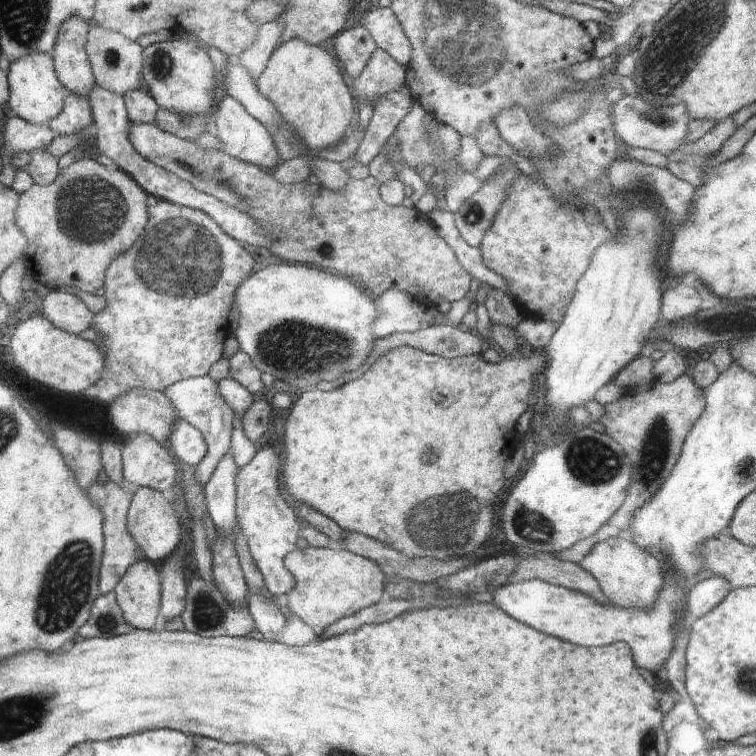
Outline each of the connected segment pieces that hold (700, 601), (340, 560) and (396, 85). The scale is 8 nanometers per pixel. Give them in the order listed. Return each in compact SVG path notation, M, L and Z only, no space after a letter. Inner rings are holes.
M709 575L708 578L698 582L690 594L688 594L688 610L692 619L704 616L710 612L722 600L728 596L730 590L736 589L726 578Z
M330 547L296 548L286 558L288 570L296 578L296 586L286 594L289 610L303 620L320 637L341 618L374 606L382 600L386 575L372 559Z
M377 49L368 60L362 73L351 80L356 98L360 103L378 105L389 93L398 91L406 84L407 69L394 61L384 50Z

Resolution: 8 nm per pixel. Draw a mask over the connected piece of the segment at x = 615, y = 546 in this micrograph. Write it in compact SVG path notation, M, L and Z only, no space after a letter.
M622 537L609 538L593 545L590 552L579 563L600 583L600 590L610 604L620 608L642 608L650 610L662 590L663 567L647 550Z

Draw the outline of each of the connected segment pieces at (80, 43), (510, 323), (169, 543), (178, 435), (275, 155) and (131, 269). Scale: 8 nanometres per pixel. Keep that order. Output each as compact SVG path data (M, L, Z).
M73 17L63 27L59 44L52 53L64 86L71 94L88 98L98 84L87 50L91 33L92 28L86 20L82 17Z
M491 289L488 293L485 303L488 316L494 325L503 325L515 330L525 316L514 298L504 295L503 290Z
M136 487L135 498L132 498L131 511L128 514L128 531L135 544L140 546L143 557L148 561L162 565L181 542L181 526L178 526L178 512L172 510L170 502L162 496L162 492L147 487Z
M176 420L169 446L176 459L184 466L196 467L207 454L207 445L202 434L186 420Z
M226 95L216 107L214 124L217 127L217 138L221 143L221 150L239 159L245 164L258 166L260 169L274 168L280 158L277 144L269 129L243 107L243 104L232 96Z
M151 199L149 202L149 222L145 227L144 234L122 257L116 258L115 262L112 262L110 269L107 271L107 280L105 281L105 289L103 291L103 296L107 300L107 306L103 311L95 314L95 321L92 326L98 335L106 336L104 344L96 341L96 344L103 351L107 364L106 374L104 374L97 386L99 389L98 398L109 406L120 398L121 395L127 394L133 389L147 389L164 393L170 386L175 385L176 382L184 381L191 377L206 377L212 366L220 360L220 356L222 356L222 342L226 340L226 336L230 336L228 335L228 332L230 332L228 330L228 314L232 310L232 300L235 300L234 292L254 272L254 260L236 240L232 240L230 235L226 236L218 226L219 224L203 211L179 206L163 199Z

